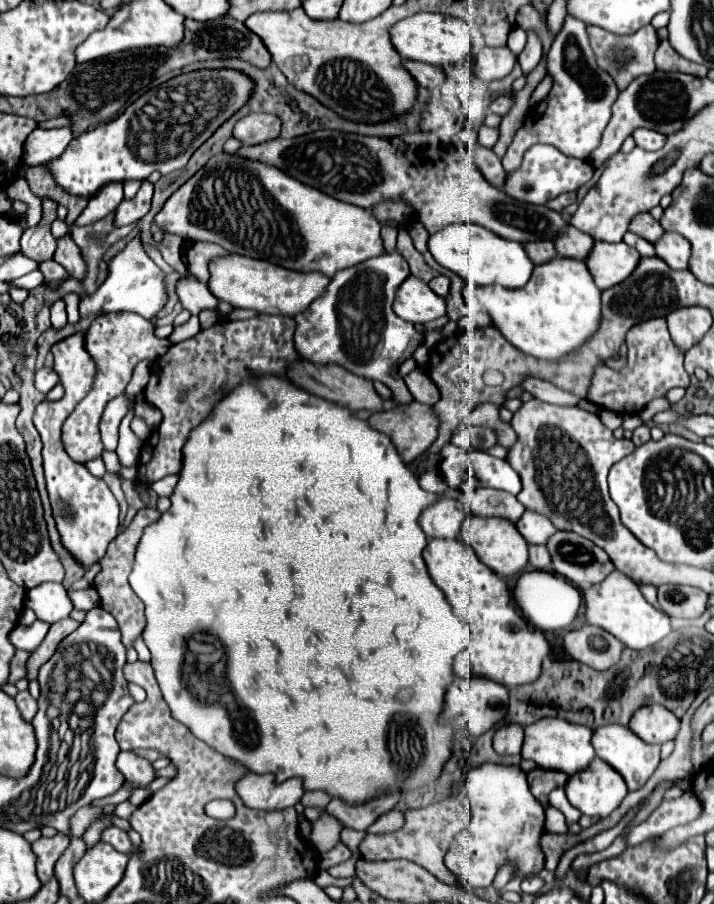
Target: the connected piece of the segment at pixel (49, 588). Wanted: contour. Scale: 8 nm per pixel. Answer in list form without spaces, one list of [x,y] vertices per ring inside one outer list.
[[[42,583],[26,593],[26,607],[36,613],[38,621],[48,625],[66,619],[72,611],[66,589],[60,583]]]

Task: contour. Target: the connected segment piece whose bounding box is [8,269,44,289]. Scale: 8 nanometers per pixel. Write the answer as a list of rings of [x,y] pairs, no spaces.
[[[38,269],[32,271],[32,273],[28,273],[28,275],[24,275],[24,277],[18,277],[18,279],[14,279],[14,281],[8,281],[8,285],[22,287],[22,289],[34,289],[34,287],[38,287],[38,285],[42,285],[42,283],[44,283],[44,275],[40,275]]]

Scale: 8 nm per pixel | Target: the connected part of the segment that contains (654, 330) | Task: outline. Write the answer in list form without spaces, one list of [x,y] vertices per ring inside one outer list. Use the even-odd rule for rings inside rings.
[[[664,317],[648,319],[634,325],[626,335],[626,345],[626,365],[620,371],[614,371],[606,365],[596,367],[592,387],[588,389],[586,397],[594,405],[616,413],[640,413],[652,399],[664,397],[668,389],[690,385],[690,377],[684,371],[684,355],[672,343]]]

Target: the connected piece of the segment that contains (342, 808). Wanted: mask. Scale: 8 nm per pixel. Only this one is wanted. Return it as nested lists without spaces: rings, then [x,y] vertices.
[[[392,793],[392,795],[378,797],[374,801],[368,801],[368,803],[360,805],[360,807],[346,805],[340,799],[332,799],[328,803],[326,811],[334,819],[338,819],[342,823],[342,827],[350,827],[350,829],[356,829],[356,831],[366,831],[380,815],[392,811],[396,807],[398,799],[400,799],[400,795]]]

